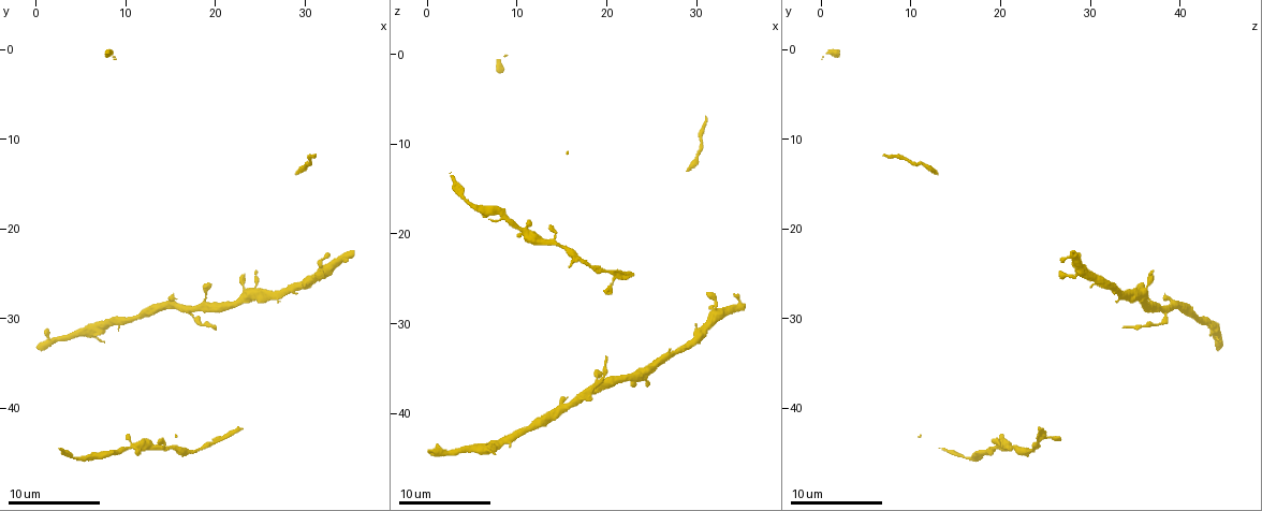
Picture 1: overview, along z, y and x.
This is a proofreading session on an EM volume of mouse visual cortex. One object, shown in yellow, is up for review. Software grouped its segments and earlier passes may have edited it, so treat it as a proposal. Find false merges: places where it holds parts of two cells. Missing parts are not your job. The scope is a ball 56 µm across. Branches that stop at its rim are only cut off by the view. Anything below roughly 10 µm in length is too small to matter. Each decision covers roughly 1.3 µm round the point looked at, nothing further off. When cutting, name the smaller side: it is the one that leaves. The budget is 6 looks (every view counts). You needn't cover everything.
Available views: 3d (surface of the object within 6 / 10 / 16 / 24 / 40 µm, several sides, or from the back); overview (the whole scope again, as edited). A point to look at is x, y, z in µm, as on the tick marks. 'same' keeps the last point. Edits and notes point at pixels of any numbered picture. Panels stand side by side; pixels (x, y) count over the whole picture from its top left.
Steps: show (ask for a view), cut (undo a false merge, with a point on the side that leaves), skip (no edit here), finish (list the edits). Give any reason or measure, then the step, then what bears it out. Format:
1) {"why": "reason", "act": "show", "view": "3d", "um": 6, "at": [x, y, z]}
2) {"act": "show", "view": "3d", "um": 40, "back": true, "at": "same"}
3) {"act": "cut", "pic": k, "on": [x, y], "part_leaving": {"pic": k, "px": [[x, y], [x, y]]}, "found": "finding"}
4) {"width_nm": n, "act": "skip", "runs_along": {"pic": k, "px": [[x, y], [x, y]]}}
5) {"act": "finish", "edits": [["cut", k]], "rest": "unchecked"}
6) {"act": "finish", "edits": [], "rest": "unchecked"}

{"why": "narrows sharply", "act": "show", "view": "3d", "um": 16, "at": [29.0, 13.4, 12.8]}

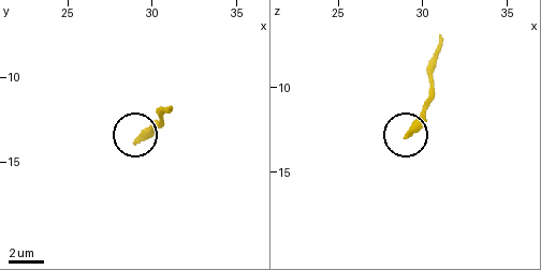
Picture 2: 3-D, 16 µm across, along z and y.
{"act": "skip", "found": "all the same cell"}

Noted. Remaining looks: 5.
{"why": "a narrow waist", "act": "show", "view": "3d", "um": 16, "at": [20.0, 31.0, 33.6]}

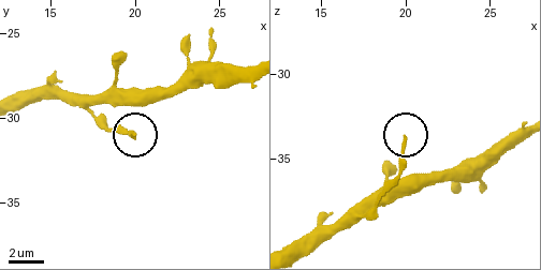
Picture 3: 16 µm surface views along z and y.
{"act": "skip", "runs_along": {"pic": 3, "px": [[251, 68], [177, 89], [108, 90], [92, 115], [134, 136]]}, "found": "continuous, no second cell"}

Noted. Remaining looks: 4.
{"why": "arms part here", "act": "show", "view": "3d", "um": 10, "at": [17.4, 29.2, 38.2]}

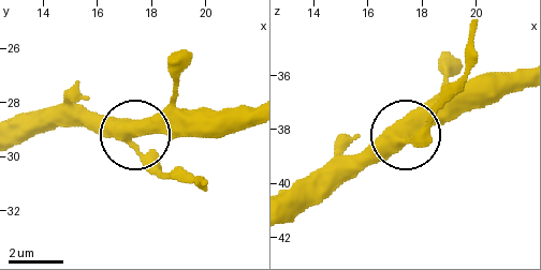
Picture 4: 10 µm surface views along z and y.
{"act": "skip", "runs_along": {"pic": 4, "px": [[252, 110], [170, 110], [121, 137], [82, 105]]}, "found": "one cell here"}

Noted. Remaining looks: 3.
{"act": "finish", "edits": [], "rest": "unchecked"}

